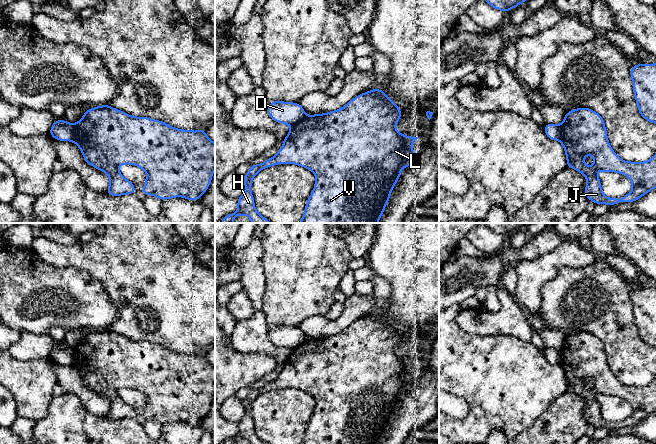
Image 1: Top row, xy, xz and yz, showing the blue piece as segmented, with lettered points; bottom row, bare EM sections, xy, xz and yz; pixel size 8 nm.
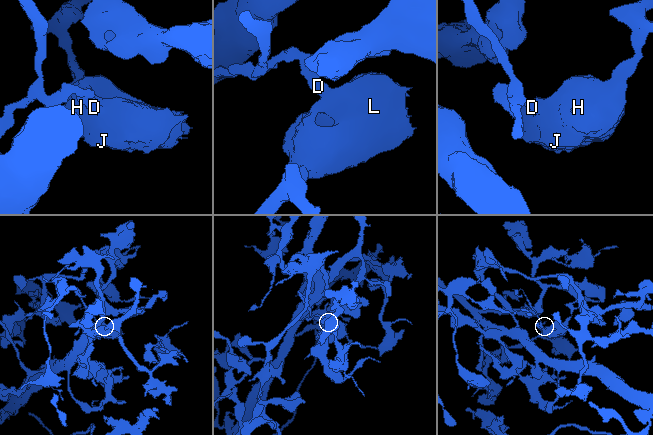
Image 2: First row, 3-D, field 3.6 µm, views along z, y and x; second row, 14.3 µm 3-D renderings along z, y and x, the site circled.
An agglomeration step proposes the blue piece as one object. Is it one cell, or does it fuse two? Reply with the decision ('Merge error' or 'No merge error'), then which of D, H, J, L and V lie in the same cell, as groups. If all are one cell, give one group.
Merge error. Groups: D / H J L V

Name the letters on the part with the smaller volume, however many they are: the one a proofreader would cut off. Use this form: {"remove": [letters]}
{"remove": ["D"]}

